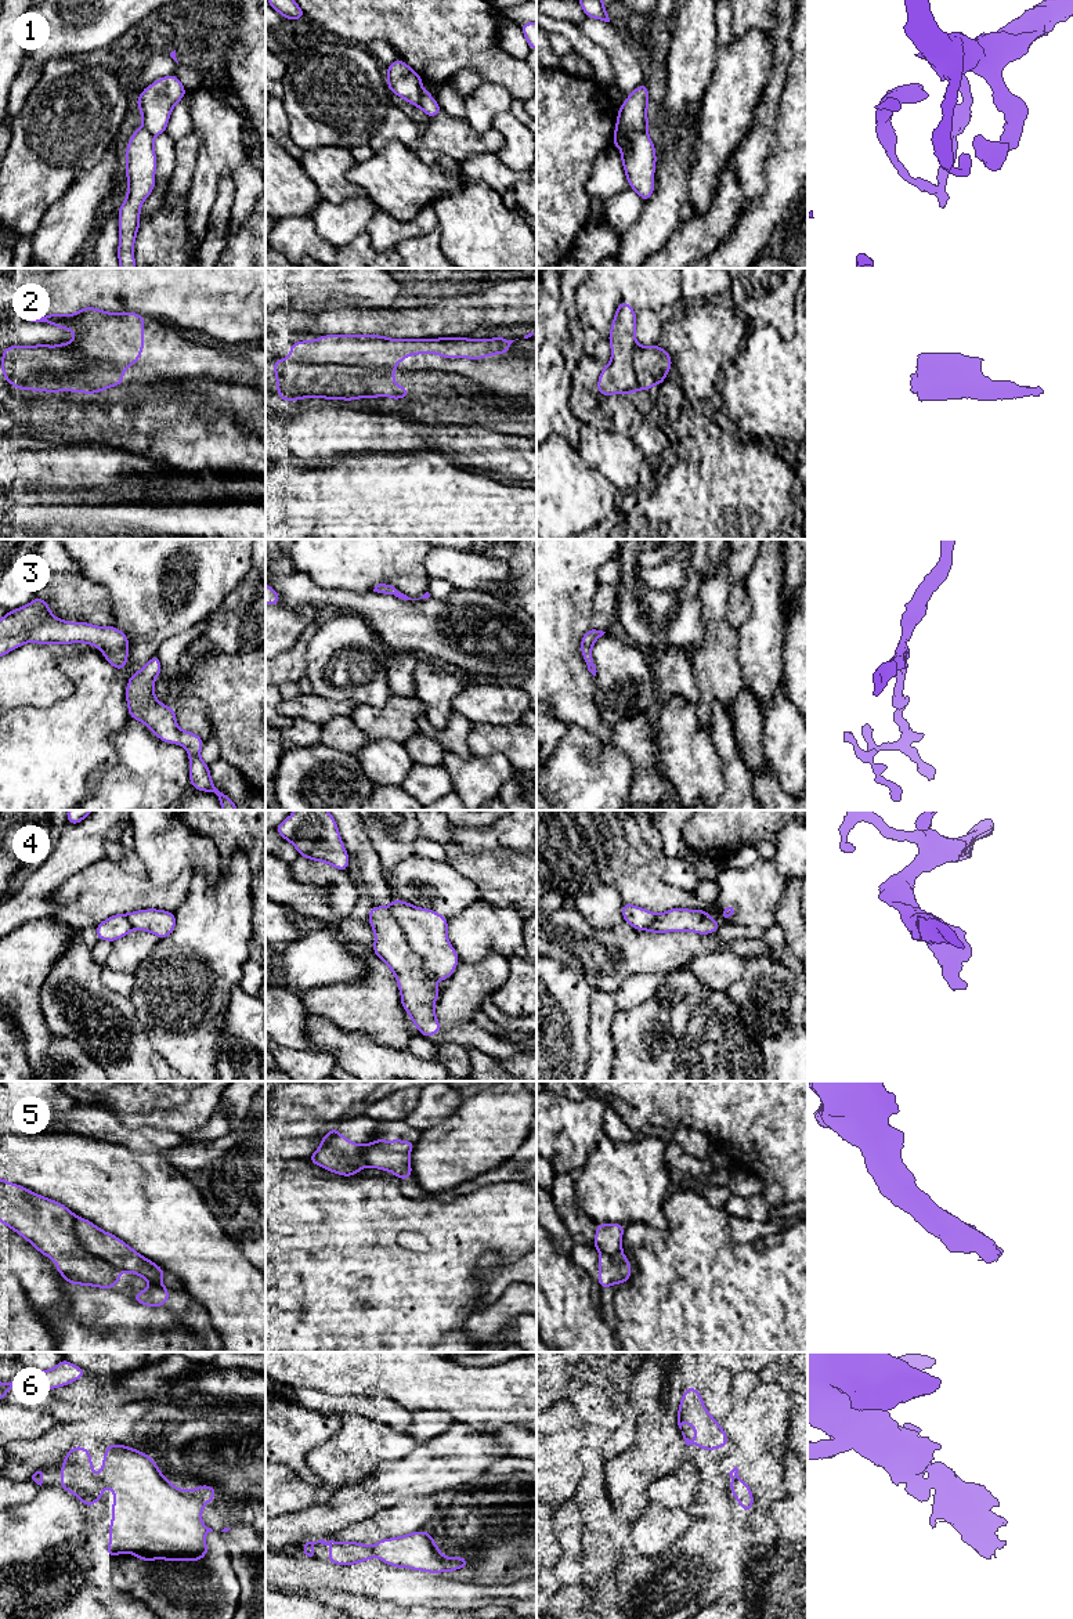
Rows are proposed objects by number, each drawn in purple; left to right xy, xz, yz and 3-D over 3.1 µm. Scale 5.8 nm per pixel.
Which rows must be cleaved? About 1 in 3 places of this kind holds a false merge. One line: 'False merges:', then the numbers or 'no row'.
False merges: 1, 2, 4, 5

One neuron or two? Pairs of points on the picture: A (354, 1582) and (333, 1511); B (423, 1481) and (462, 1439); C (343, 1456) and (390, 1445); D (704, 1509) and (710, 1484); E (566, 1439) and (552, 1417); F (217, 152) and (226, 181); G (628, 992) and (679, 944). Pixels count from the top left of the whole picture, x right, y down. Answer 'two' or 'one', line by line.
A: two
B: one
C: one
D: one
E: two
F: two
G: two

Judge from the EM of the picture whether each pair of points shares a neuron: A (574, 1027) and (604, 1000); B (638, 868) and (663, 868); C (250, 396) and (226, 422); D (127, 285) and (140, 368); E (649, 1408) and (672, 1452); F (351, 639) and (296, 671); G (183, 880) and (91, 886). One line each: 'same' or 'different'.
A: different
B: different
C: same
D: different
E: same
F: different
G: same

